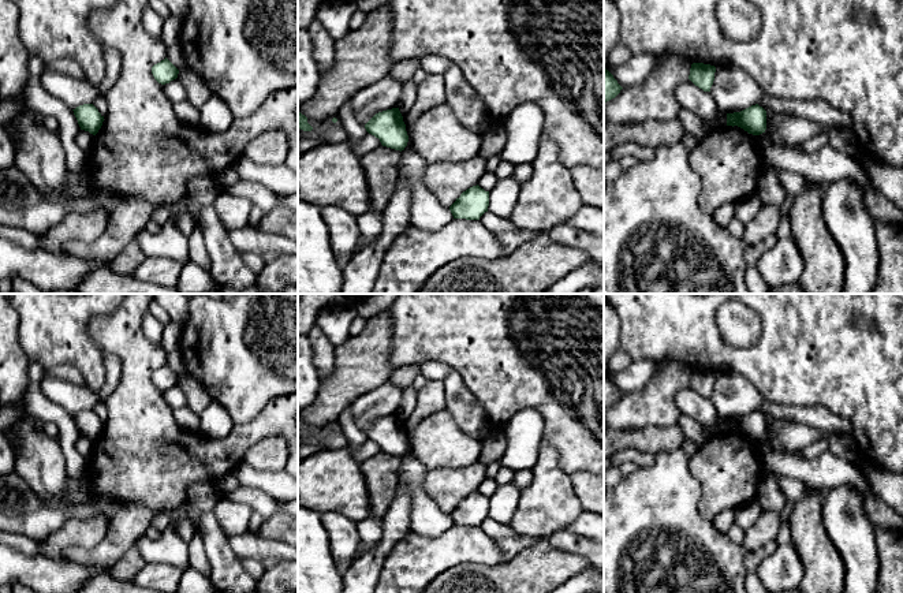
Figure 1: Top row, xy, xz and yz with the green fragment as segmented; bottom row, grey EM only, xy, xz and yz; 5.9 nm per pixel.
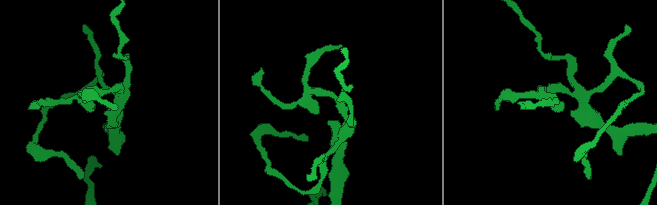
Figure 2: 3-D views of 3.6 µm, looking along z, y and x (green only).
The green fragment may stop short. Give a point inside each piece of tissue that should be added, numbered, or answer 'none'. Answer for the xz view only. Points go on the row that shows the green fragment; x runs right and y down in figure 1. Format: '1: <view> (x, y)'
none

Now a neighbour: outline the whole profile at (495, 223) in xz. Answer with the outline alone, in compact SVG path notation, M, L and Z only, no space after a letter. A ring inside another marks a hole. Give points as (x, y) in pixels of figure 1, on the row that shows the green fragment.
M489 210L480 217L480 221L484 227L490 230L492 232L501 232L511 230L511 224L507 219L496 216Z

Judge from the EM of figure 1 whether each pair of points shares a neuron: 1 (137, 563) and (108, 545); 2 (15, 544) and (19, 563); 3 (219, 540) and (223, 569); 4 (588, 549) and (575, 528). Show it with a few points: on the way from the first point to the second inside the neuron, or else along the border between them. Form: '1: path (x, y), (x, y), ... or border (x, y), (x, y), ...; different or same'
1: border (133, 544), (109, 569); different
2: border (14, 549), (22, 554), (40, 552); different
3: path (219, 547), (223, 562); same
4: border (566, 526), (571, 532), (589, 539); different

